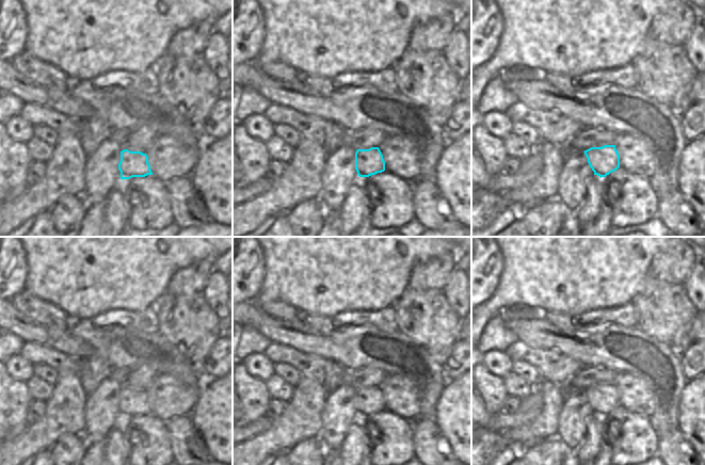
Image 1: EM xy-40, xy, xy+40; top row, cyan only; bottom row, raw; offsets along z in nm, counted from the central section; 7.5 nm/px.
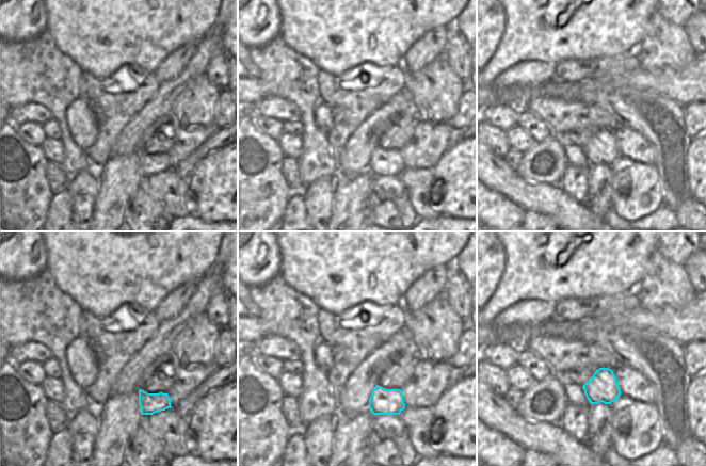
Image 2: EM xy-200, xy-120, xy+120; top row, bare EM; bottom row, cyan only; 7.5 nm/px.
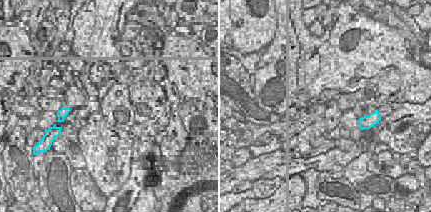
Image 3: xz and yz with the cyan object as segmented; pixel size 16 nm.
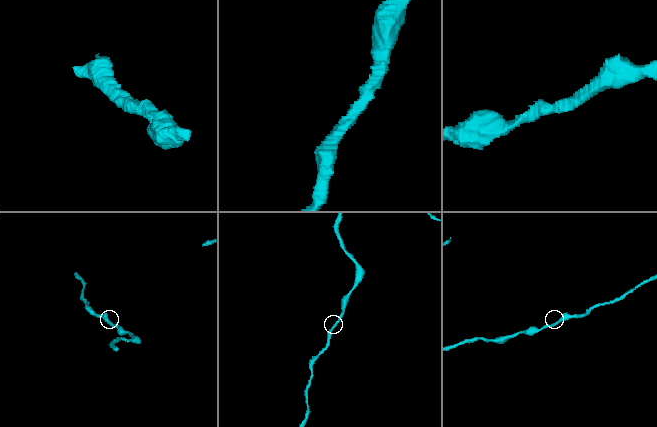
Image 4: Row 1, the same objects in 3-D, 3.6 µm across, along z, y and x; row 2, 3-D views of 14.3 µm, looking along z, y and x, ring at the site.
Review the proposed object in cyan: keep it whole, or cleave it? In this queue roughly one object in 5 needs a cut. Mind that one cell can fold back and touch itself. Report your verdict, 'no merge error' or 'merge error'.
no merge error

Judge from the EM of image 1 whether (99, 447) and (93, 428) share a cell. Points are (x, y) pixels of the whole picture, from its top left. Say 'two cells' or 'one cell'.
two cells

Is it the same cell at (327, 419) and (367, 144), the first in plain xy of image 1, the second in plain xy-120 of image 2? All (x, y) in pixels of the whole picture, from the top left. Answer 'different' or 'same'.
same

